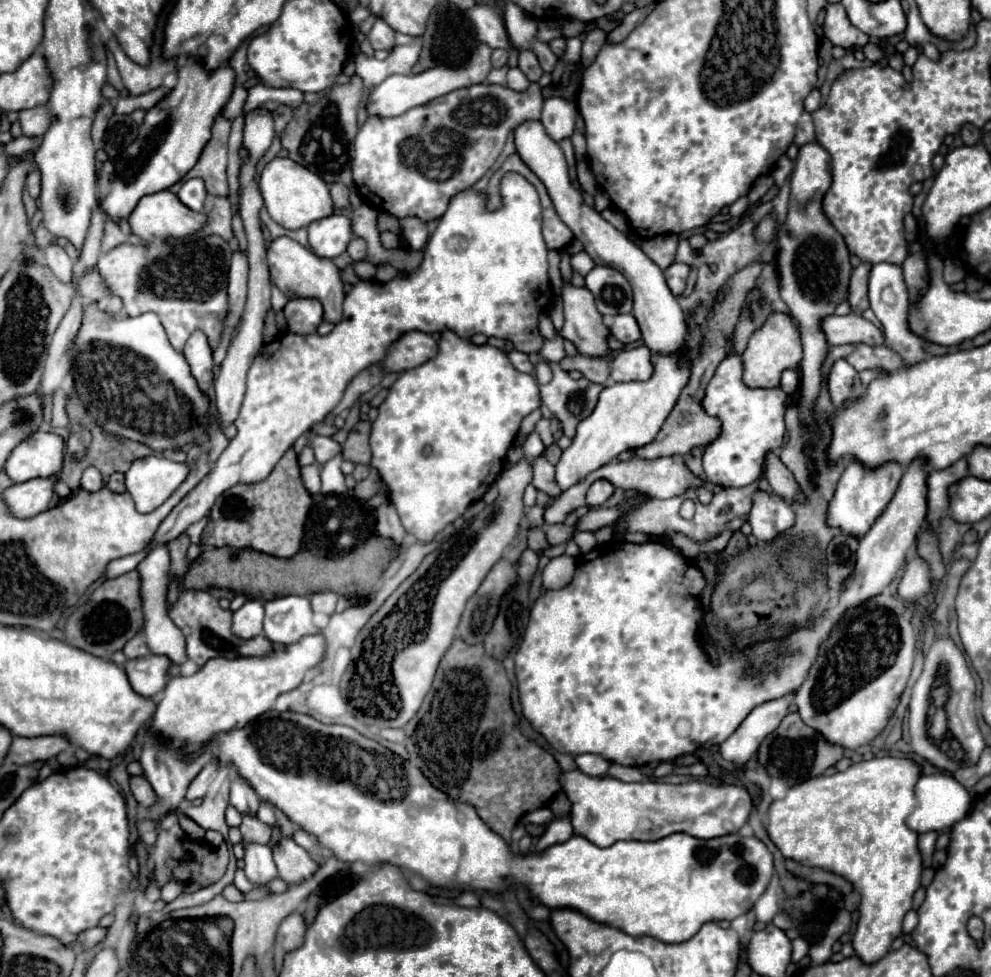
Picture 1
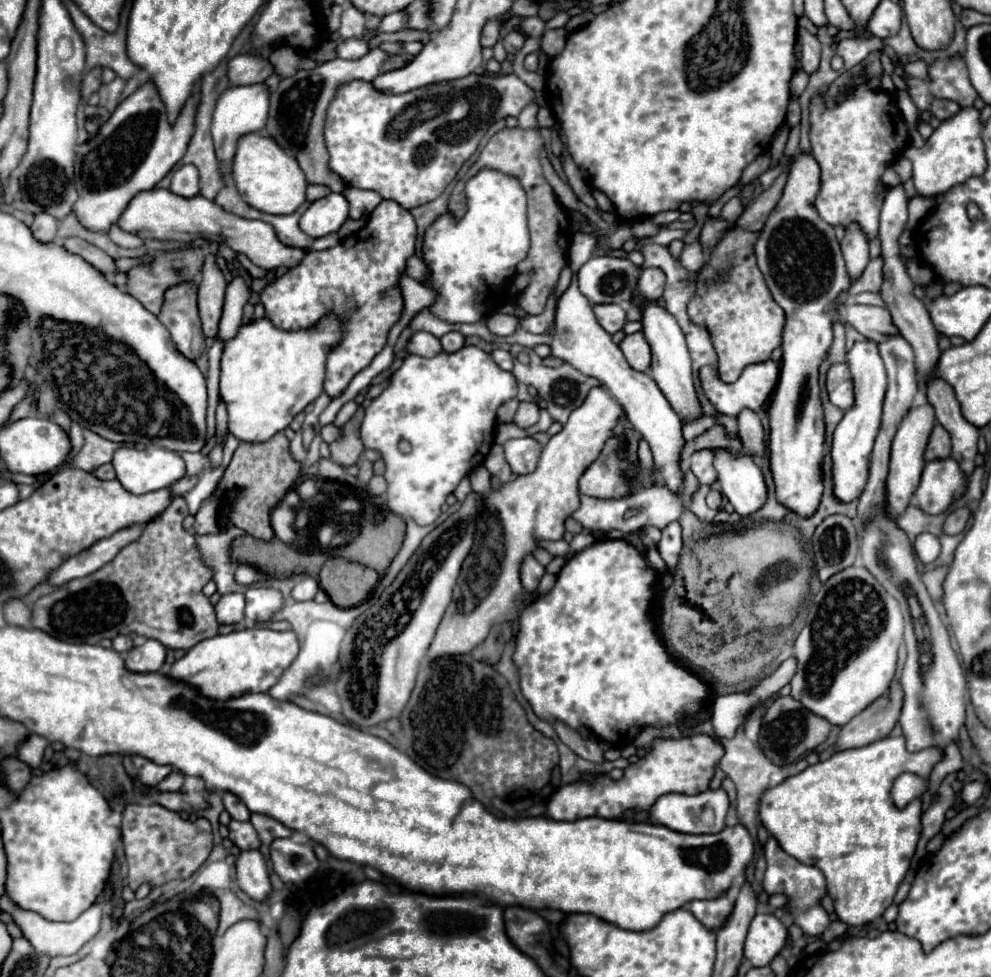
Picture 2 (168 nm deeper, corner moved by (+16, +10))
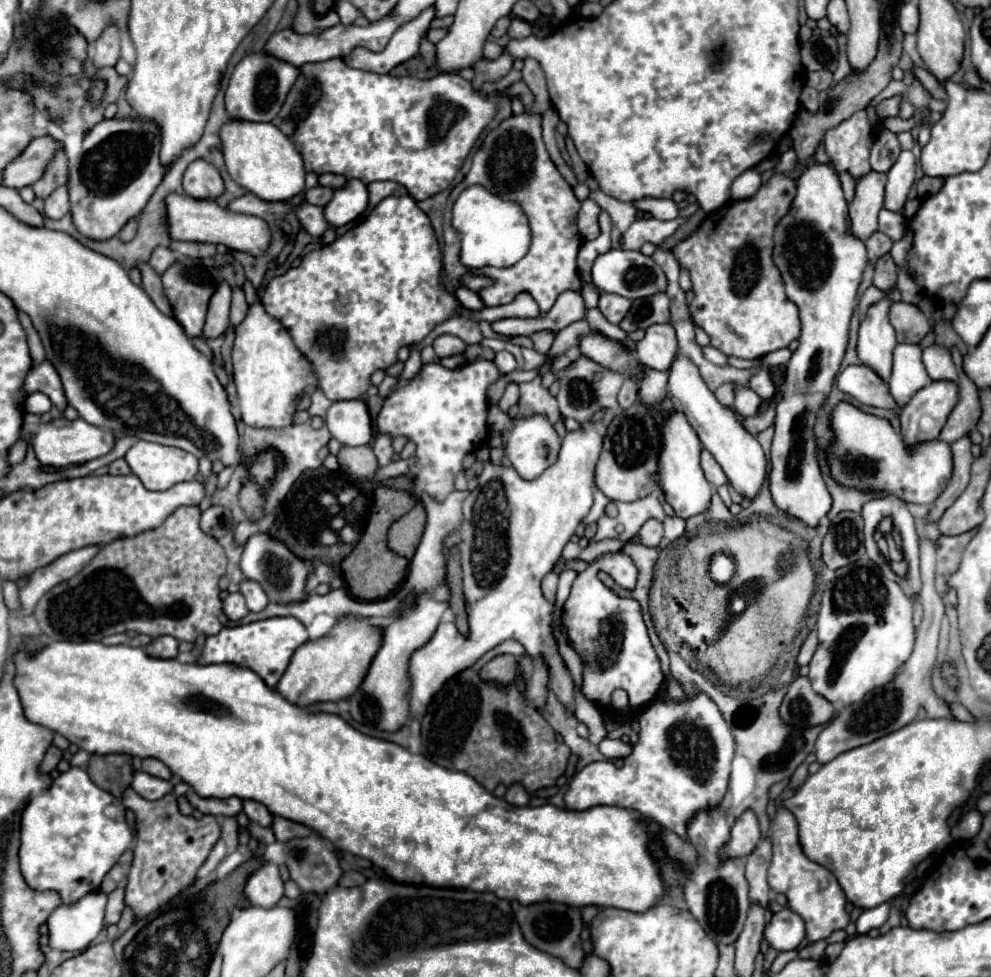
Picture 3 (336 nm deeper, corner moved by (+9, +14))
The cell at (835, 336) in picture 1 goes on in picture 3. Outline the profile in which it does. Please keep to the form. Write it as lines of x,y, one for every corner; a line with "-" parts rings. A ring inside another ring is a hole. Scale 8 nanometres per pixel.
903,301
891,303
889,323
895,329
899,343
919,343
931,331
927,317
915,305

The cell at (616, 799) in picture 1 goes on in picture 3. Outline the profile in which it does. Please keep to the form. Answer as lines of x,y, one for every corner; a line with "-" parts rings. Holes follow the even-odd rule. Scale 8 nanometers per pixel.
723,807
697,811
687,823
687,837
699,851
699,863
683,887
687,907
711,939
715,939
719,945
731,945
737,941
743,929
751,903
747,897
747,879
743,875
745,861
731,859
727,863
719,863
717,859
717,851
729,841
729,825

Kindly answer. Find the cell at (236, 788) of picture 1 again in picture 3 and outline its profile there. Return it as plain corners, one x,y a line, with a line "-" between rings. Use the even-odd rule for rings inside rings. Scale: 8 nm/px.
243,801
243,811
251,821
255,821
263,827
269,827
273,821
273,815
267,811
267,807
257,803
257,801

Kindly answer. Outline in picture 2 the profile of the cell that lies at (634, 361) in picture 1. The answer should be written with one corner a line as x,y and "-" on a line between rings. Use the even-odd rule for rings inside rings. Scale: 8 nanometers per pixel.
642,331
626,335
626,339
620,343
620,349
622,349
622,353
624,353
624,357
632,369
646,371
650,367
650,361
652,361
650,345
648,345

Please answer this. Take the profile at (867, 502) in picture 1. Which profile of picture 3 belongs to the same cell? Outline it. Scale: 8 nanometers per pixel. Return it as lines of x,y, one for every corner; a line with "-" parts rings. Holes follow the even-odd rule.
879,301
869,307
865,321
859,327
857,355
863,365
871,367
883,381
891,377
891,355
897,345
895,331
887,321
887,305
891,301

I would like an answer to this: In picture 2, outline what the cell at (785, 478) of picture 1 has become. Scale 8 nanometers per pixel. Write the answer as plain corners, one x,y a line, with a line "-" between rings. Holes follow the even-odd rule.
742,409
736,415
738,421
738,435
744,443
744,449
750,455
762,455
764,453
764,431
760,423
760,415
750,409

